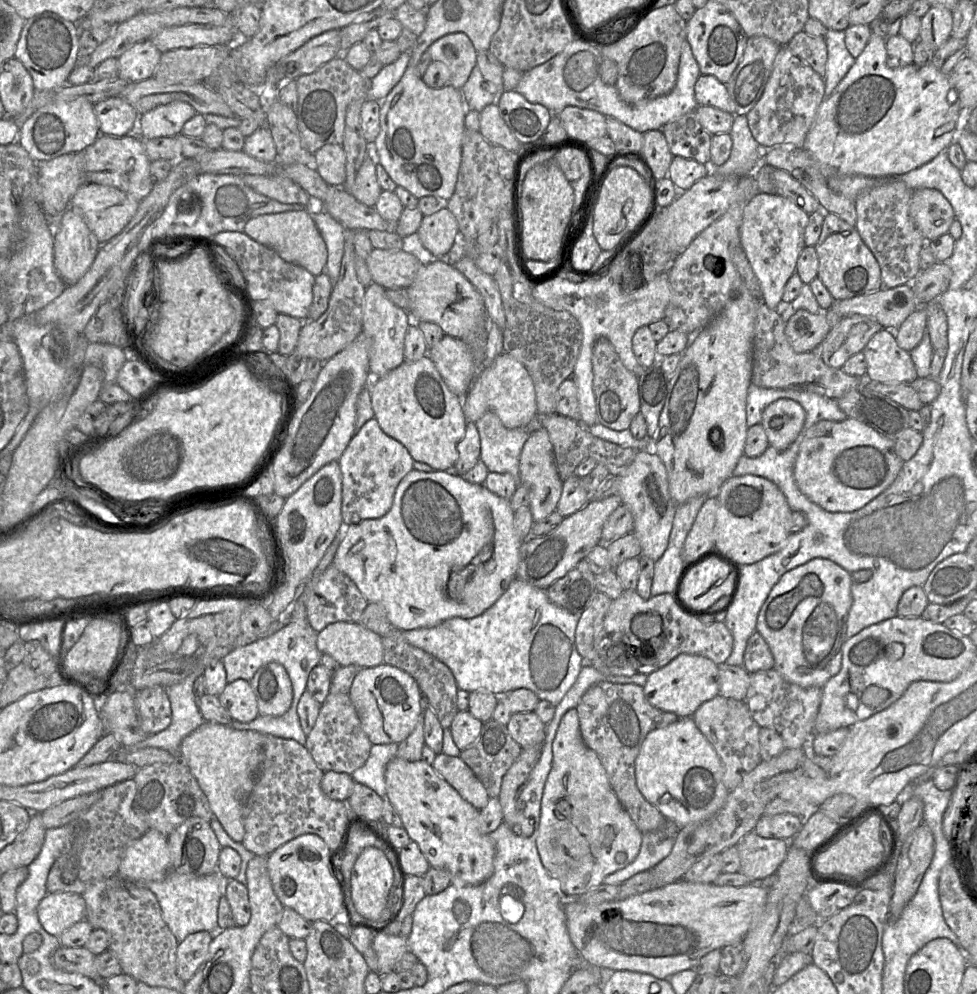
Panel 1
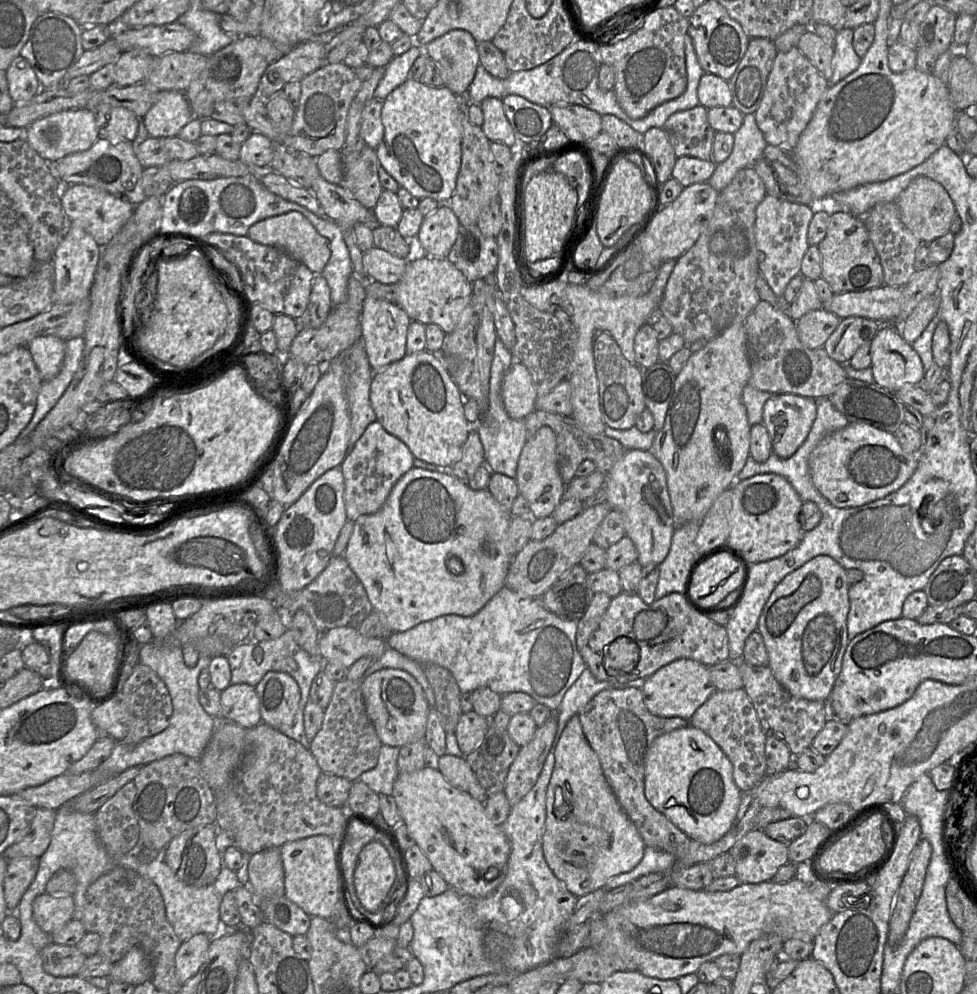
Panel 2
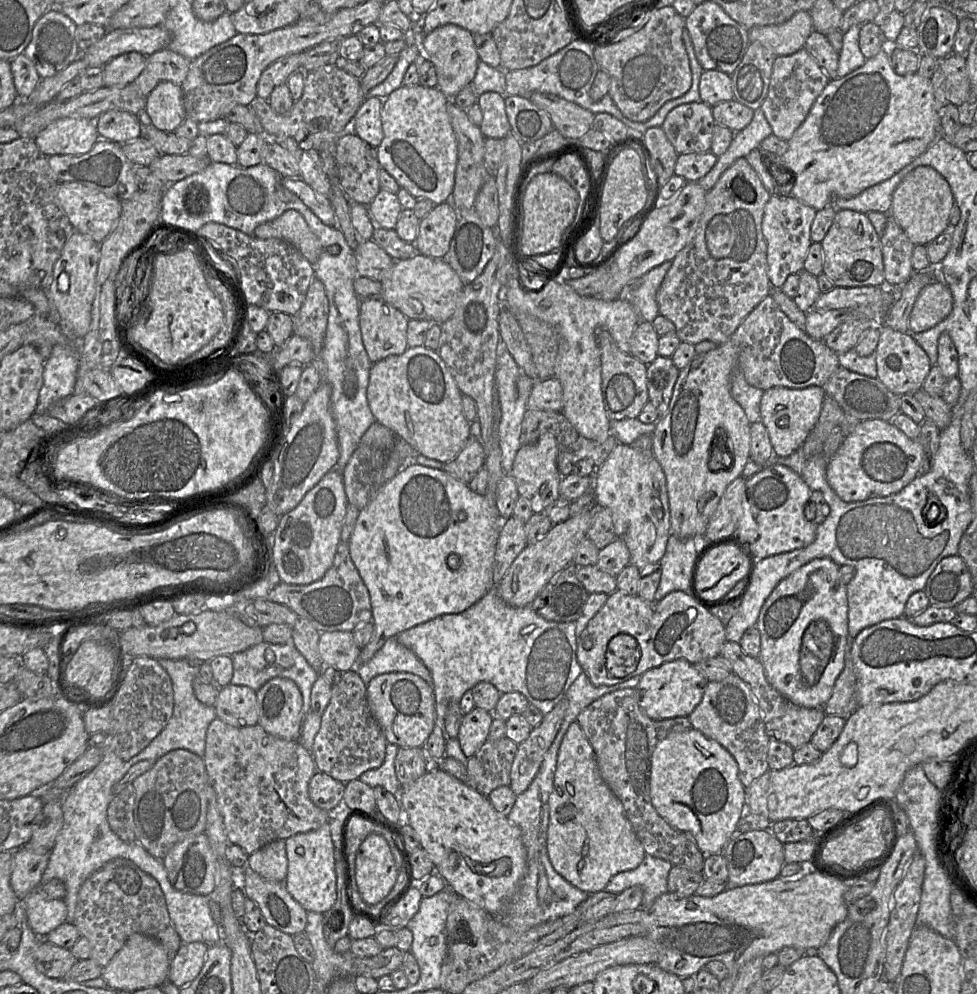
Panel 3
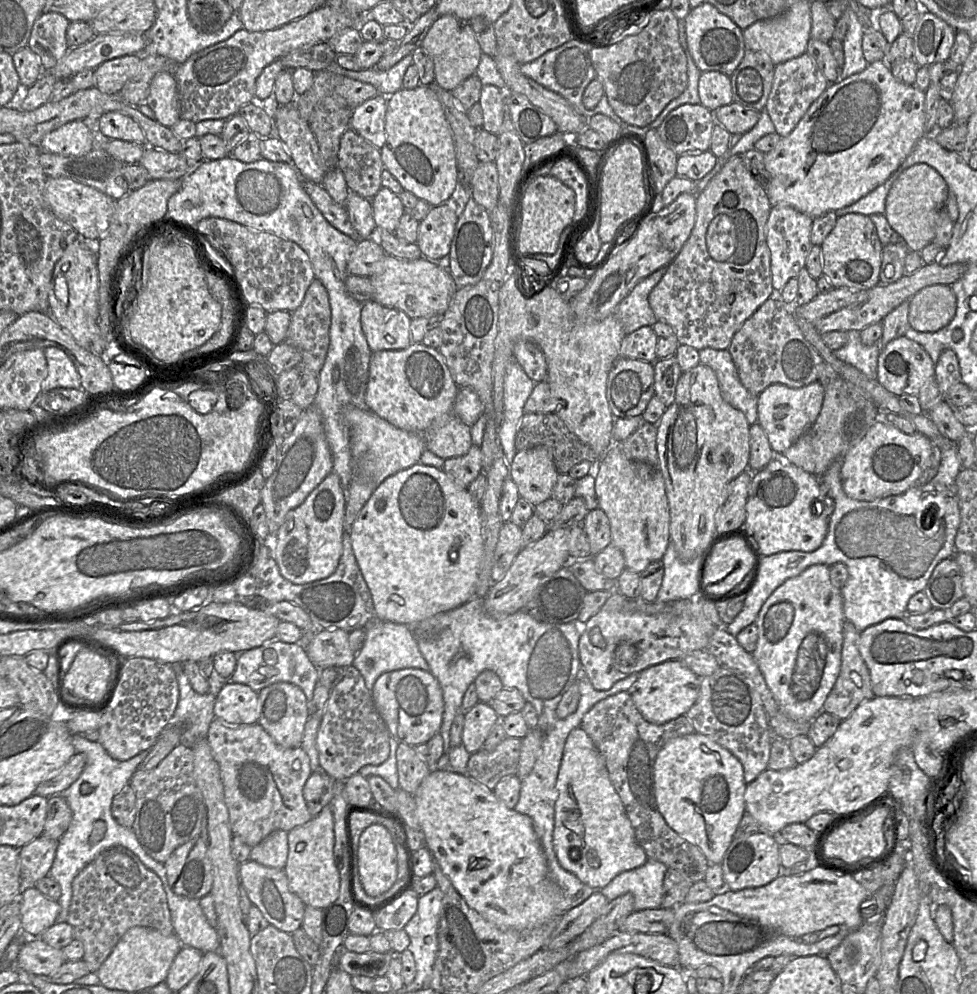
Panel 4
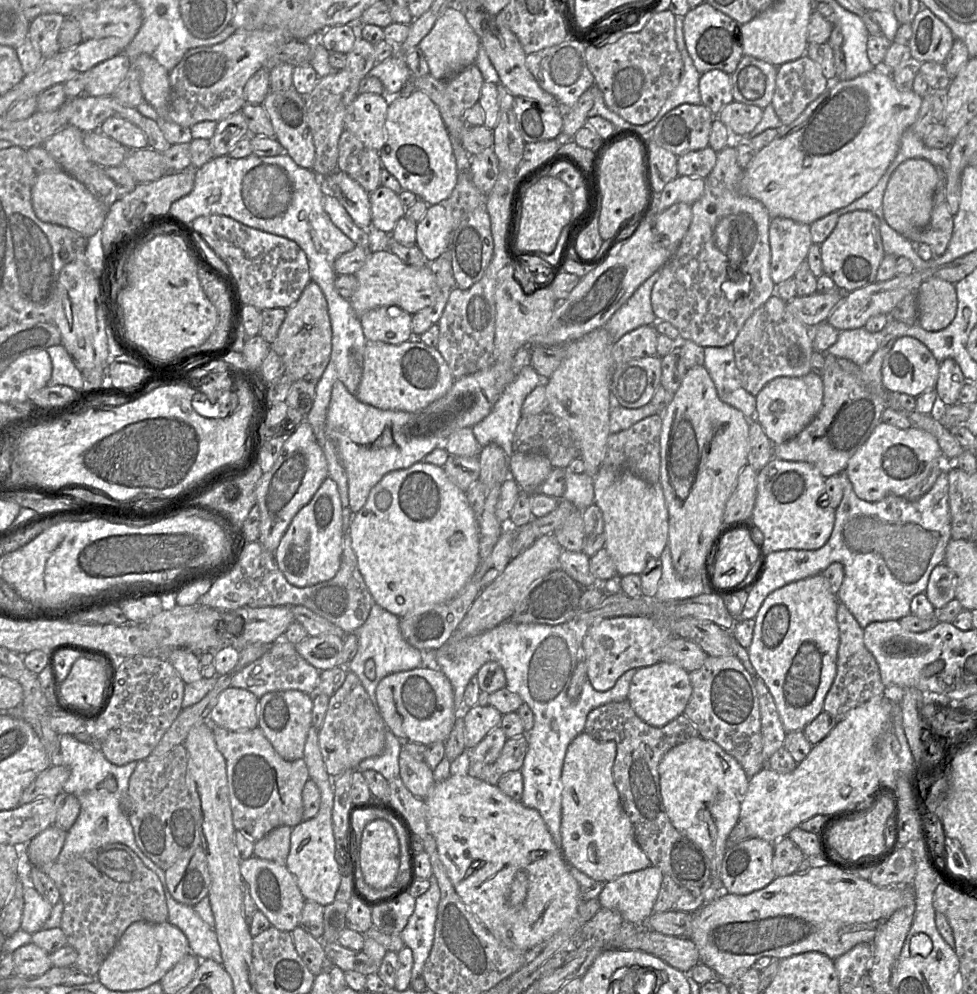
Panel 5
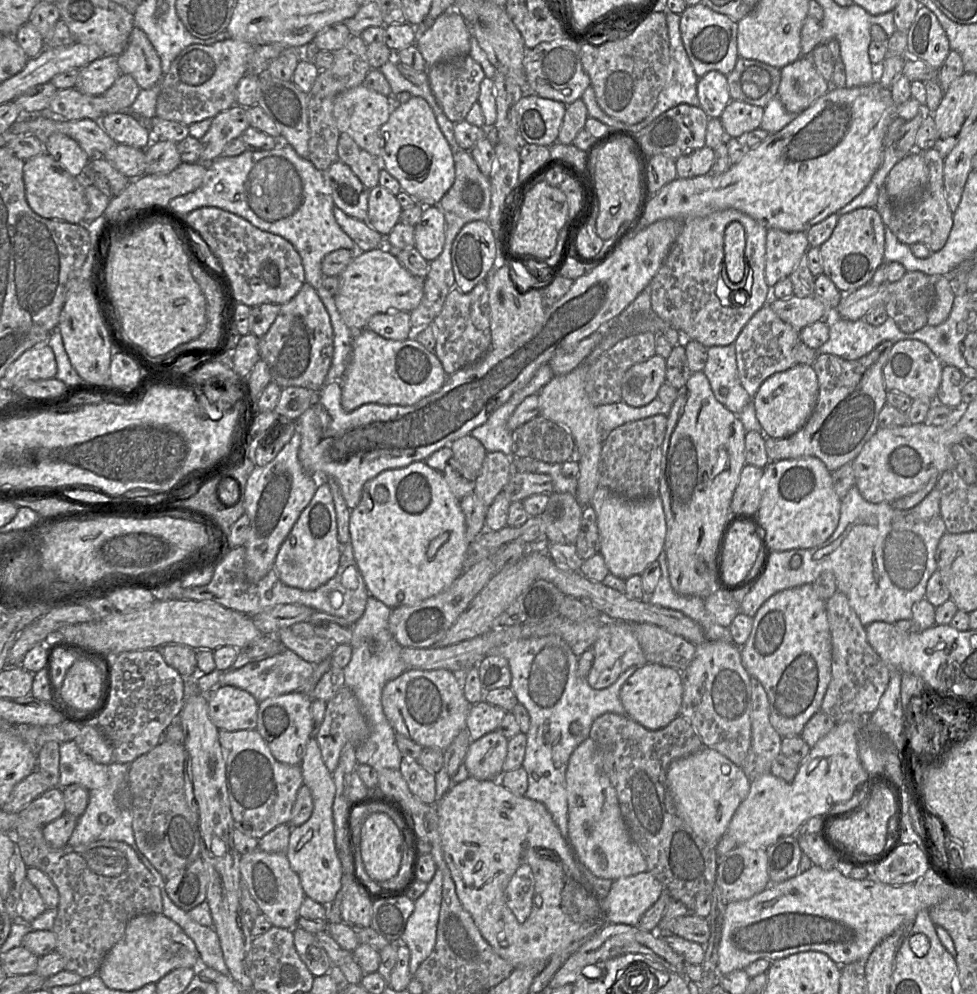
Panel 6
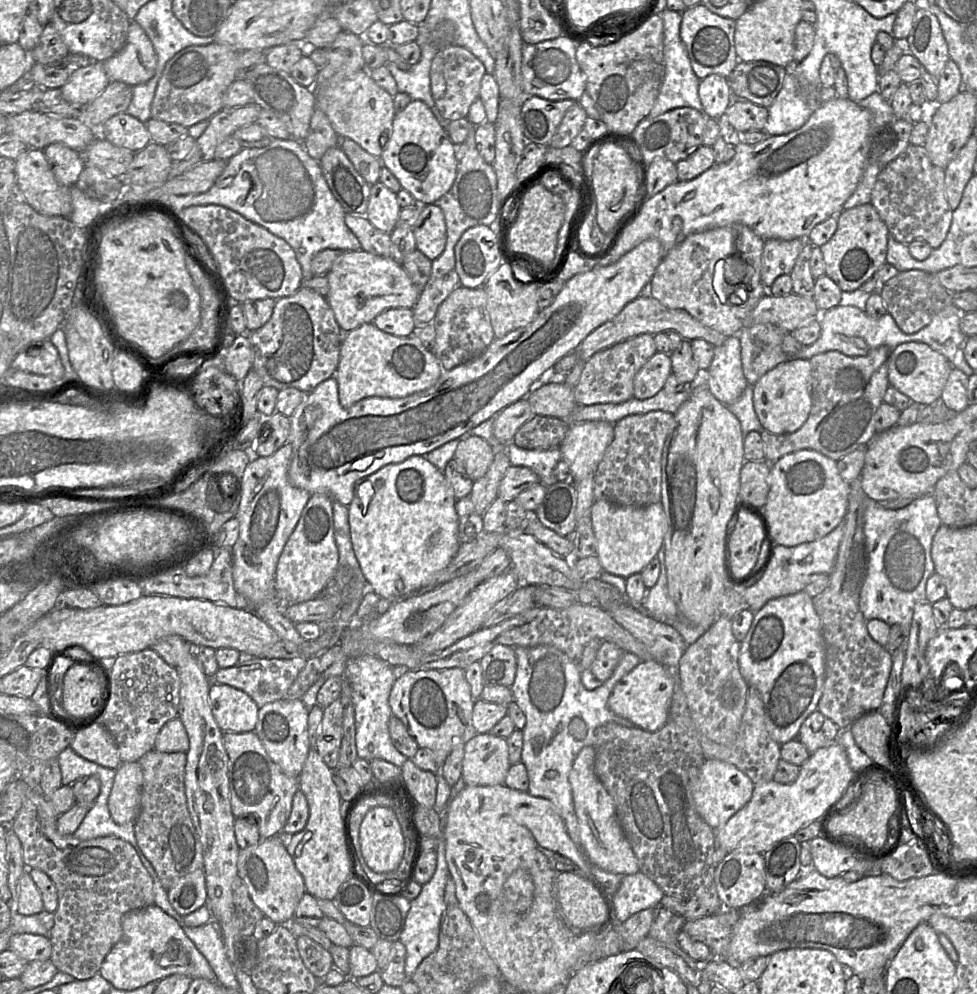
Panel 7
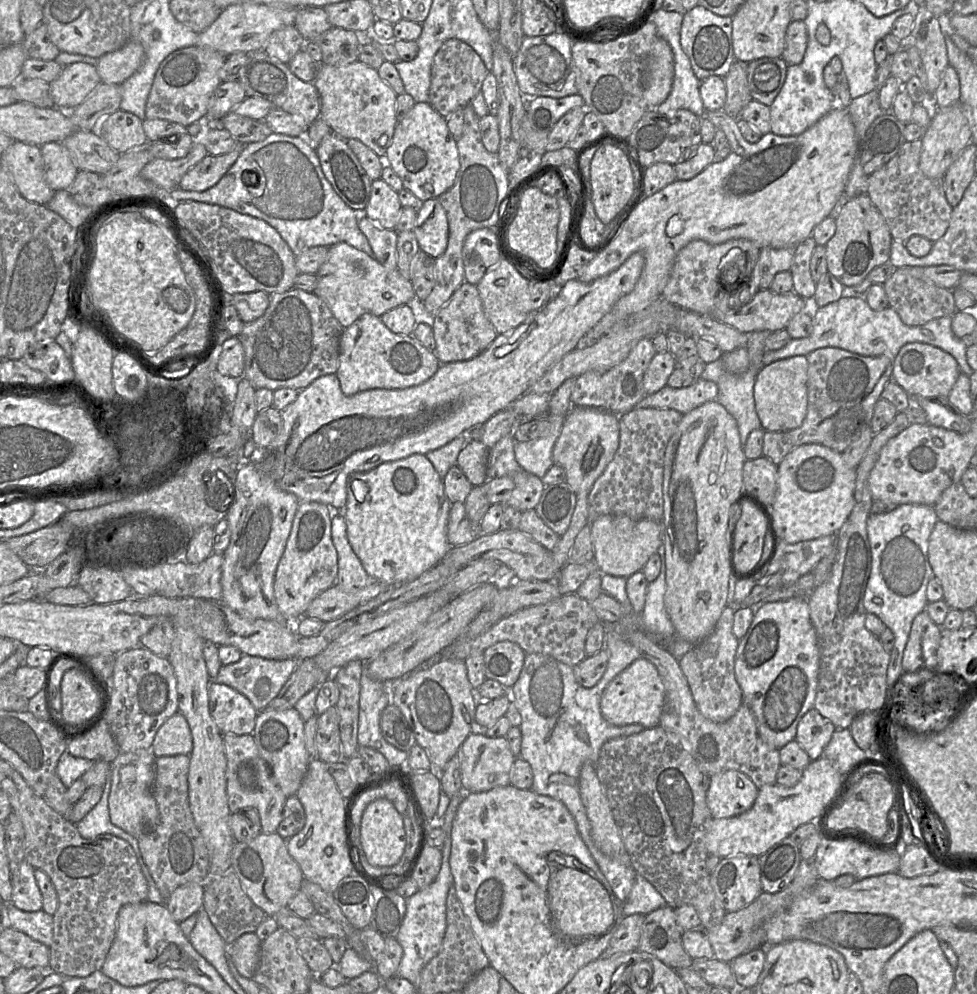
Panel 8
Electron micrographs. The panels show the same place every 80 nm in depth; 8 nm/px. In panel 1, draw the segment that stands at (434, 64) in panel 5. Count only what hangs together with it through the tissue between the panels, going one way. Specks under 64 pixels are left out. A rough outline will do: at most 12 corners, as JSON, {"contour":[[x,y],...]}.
{"contour":[[462,32],[436,40],[428,51],[461,90],[478,52]]}

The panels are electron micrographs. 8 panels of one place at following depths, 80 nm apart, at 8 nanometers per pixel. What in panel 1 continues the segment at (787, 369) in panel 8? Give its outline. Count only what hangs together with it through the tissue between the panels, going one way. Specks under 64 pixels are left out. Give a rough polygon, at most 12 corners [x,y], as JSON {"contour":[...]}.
{"contour":[[784,398],[764,409],[769,445],[784,451],[797,439],[804,408]]}

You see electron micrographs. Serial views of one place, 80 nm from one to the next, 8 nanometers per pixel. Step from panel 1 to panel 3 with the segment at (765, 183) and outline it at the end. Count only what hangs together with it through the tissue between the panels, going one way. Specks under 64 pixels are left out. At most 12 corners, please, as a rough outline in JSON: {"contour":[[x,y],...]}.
{"contour":[[761,108],[734,133],[724,154],[698,183],[710,190],[721,174],[772,134]]}

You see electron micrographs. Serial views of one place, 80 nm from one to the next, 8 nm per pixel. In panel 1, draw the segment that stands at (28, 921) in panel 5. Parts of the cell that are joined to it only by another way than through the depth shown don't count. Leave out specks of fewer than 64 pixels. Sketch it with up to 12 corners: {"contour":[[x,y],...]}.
{"contour":[[47,893],[37,906],[42,927],[59,937],[86,918],[76,893]]}

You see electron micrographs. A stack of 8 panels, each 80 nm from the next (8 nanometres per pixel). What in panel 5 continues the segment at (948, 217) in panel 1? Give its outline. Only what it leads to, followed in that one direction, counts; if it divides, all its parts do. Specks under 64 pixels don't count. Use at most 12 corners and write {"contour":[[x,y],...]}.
{"contour":[[923,158],[891,175],[880,214],[906,238],[930,222],[941,172]]}

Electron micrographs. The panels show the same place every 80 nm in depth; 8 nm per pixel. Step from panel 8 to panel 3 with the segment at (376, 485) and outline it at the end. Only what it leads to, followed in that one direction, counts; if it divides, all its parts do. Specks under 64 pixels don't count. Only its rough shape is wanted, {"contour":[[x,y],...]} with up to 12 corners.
{"contour":[[408,462],[348,541],[372,638],[495,587],[495,502]]}

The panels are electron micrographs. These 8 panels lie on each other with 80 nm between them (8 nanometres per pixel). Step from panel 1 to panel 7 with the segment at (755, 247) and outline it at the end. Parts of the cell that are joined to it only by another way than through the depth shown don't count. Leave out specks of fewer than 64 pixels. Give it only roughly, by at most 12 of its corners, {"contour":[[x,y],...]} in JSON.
{"contour":[[768,239],[761,281],[768,289],[790,274],[806,239]]}

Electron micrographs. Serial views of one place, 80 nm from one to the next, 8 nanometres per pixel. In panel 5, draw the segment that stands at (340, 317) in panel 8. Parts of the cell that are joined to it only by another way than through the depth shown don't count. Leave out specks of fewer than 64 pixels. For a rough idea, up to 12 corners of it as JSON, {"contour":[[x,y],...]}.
{"contour":[[371,252],[349,300],[359,316],[380,306],[415,314],[434,303],[430,264]]}

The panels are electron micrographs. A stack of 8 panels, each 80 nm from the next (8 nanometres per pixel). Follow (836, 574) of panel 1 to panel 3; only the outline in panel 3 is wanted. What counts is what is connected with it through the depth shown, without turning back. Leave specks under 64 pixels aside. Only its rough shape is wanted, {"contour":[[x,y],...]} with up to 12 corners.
{"contour":[[816,558],[777,584],[758,660],[823,708],[845,666],[847,584]]}

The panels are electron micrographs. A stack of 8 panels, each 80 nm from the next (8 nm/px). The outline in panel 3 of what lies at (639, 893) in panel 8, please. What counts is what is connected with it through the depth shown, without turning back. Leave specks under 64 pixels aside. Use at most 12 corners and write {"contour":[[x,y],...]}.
{"contour":[[646,854],[637,868],[613,876],[605,891],[639,886],[648,910],[668,892],[672,867]]}

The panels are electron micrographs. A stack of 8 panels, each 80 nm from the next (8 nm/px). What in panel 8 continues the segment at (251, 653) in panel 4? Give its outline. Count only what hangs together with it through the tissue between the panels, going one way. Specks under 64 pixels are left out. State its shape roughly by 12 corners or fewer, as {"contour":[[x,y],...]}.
{"contour":[[242,654],[214,681],[267,708],[301,660]]}

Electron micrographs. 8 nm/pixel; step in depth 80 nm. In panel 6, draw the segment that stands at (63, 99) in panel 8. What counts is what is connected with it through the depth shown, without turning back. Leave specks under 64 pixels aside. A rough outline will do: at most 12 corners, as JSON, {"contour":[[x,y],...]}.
{"contour":[[117,56],[79,70],[75,88],[103,95],[122,75]]}

